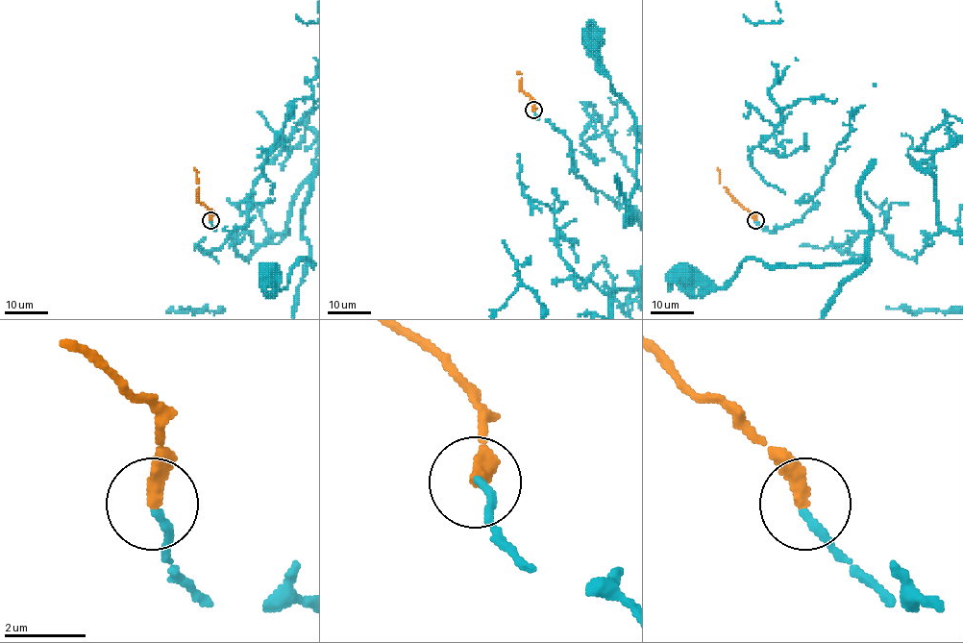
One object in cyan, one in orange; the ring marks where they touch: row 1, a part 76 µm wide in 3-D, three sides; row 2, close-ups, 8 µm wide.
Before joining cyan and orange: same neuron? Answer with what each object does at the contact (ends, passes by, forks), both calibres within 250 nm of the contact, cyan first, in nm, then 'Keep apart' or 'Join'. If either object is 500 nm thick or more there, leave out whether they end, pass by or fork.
At the ring cyan ends. At the ring orange ends. Thickness 200 nm (cyan) against 360 nm. Join

